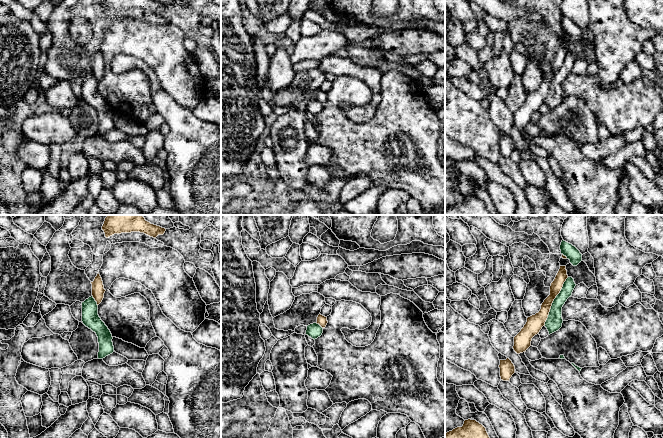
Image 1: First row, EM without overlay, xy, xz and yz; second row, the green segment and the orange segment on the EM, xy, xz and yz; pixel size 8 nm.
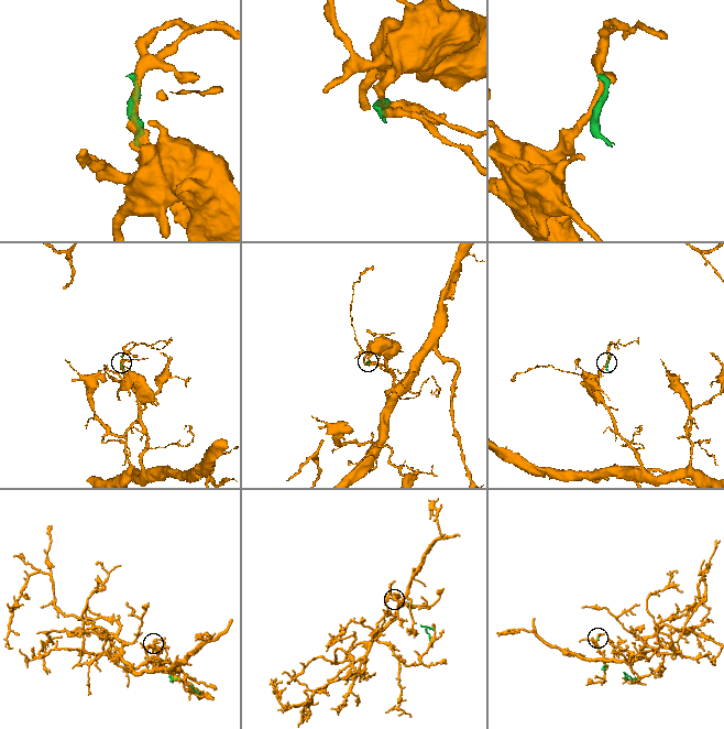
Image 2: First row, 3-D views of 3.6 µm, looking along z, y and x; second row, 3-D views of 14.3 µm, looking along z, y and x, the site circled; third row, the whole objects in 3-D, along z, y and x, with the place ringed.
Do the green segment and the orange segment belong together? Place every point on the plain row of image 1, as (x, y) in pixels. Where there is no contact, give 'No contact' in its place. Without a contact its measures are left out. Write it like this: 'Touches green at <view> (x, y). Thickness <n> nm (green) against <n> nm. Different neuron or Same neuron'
Touches green at yz (553, 77). Thickness 130 nm (green) against 140 nm. Same neuron

